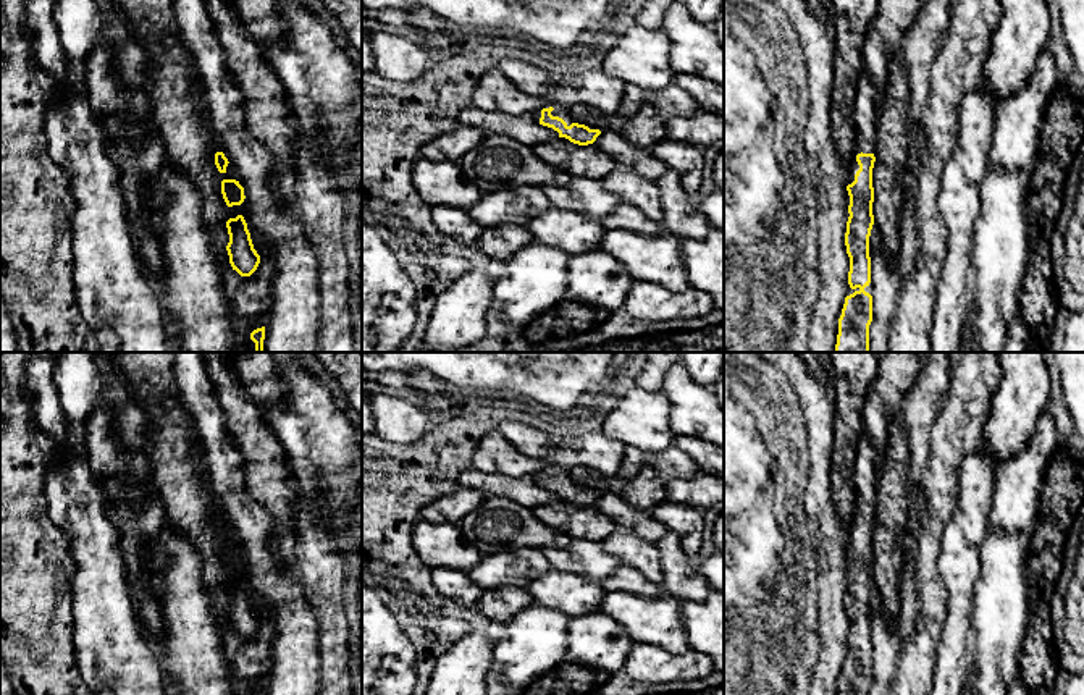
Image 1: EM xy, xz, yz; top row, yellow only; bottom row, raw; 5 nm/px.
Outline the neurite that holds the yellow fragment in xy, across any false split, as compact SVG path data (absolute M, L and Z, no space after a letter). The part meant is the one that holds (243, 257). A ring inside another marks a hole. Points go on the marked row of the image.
M244 217L229 218L226 228L229 234L226 246L229 263L241 276L250 276L260 263L260 255L254 249Z

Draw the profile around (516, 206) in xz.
M527 184L483 194L481 199L467 213L480 226L528 226L536 217L553 205L541 191L541 186Z

